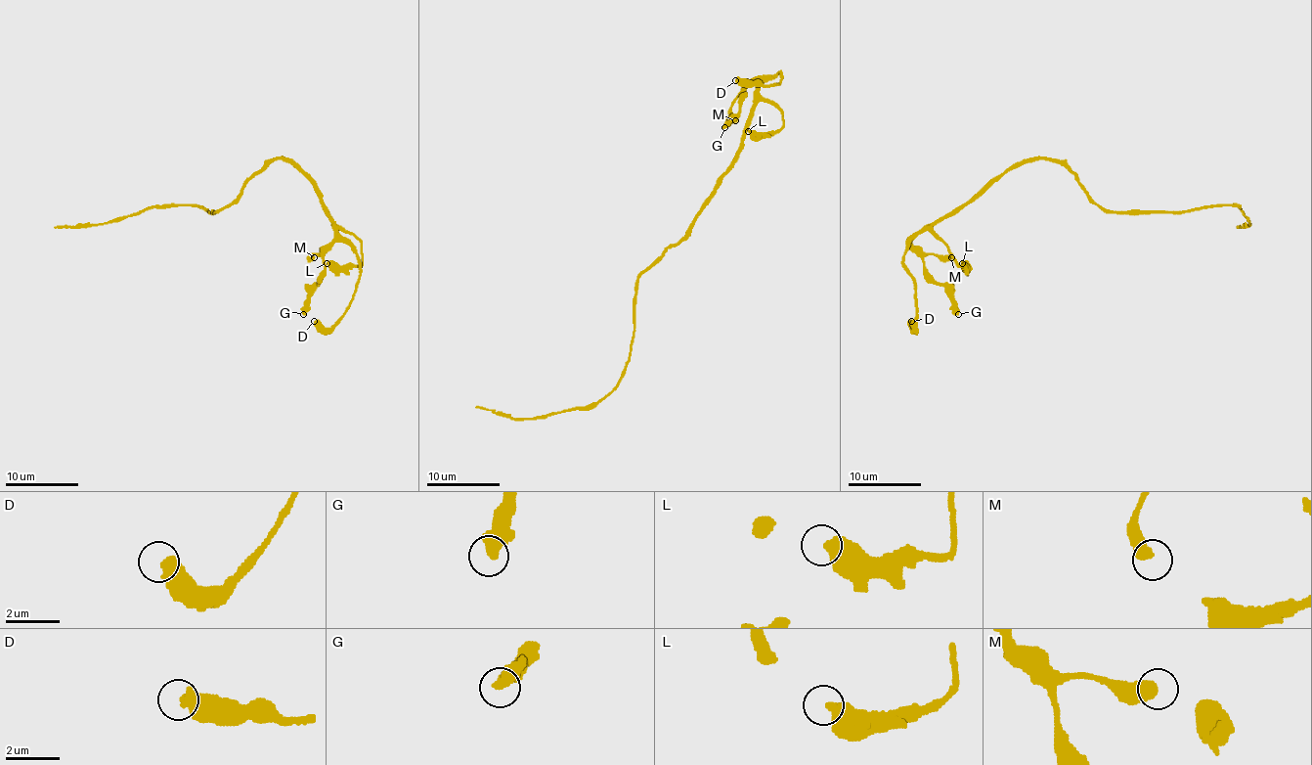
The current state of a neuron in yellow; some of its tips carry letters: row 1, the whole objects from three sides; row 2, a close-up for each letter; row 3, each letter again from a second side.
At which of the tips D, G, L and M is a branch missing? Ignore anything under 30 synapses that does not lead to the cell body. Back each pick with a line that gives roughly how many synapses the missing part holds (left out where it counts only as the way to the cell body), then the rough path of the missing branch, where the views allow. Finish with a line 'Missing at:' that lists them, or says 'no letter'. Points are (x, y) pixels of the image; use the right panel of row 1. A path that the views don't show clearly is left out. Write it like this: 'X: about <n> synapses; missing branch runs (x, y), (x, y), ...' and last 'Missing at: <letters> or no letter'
Missing at: no letter

